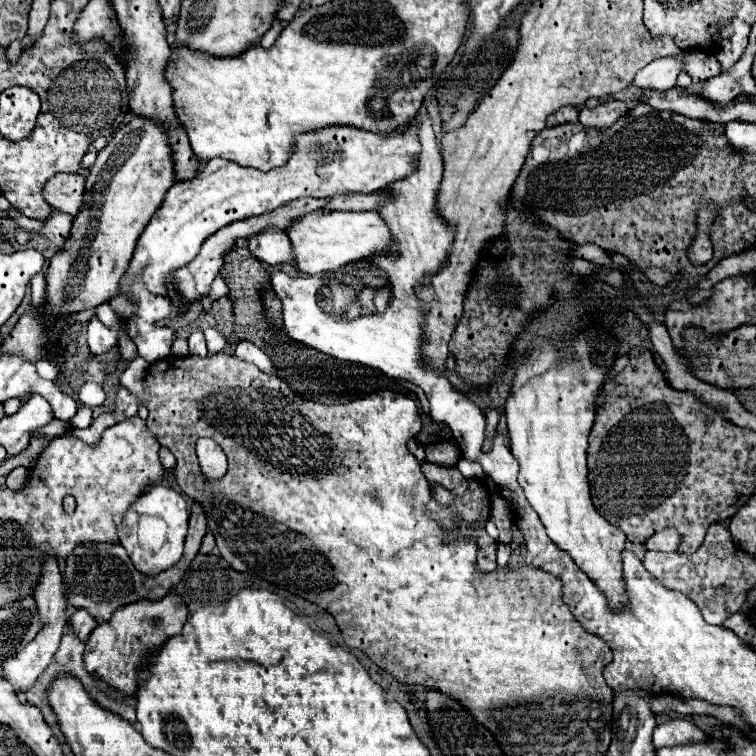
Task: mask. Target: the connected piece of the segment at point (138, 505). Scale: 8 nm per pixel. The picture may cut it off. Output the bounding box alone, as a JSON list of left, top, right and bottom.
[117,486,187,576]

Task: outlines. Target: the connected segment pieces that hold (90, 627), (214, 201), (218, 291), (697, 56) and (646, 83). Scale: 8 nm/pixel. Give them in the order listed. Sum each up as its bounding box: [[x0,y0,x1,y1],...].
[[69,610,97,640],[127,126,419,294],[201,276,227,310],[685,50,723,82],[631,56,683,90]]

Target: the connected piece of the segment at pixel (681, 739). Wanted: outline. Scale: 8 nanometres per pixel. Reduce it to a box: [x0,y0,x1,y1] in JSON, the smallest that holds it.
[653,720,709,748]

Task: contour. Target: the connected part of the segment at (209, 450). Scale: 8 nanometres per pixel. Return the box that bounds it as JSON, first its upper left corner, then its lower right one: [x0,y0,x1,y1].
[197,438,227,480]

